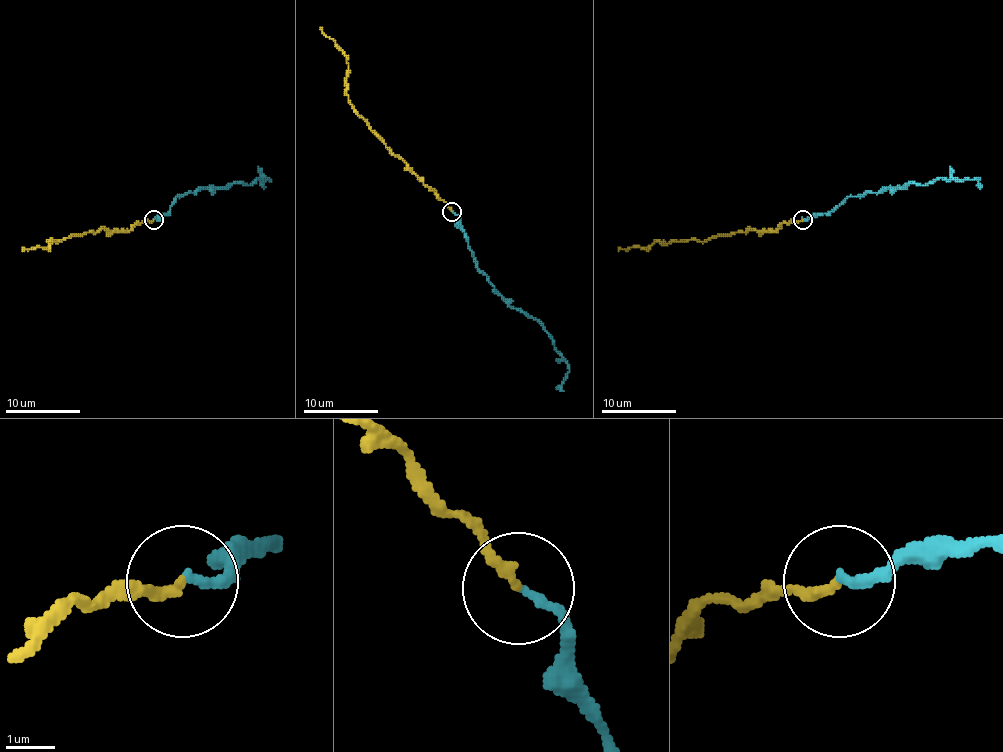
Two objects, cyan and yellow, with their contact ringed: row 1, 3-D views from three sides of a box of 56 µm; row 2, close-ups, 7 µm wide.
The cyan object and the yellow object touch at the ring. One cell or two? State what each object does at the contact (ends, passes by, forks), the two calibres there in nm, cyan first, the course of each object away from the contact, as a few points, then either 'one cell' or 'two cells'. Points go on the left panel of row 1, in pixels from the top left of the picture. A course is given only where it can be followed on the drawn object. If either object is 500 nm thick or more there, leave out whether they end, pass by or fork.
cyan ends there; yellow ends there; 160 nm thick on the cyan side, 200 nm on the other; cyan runs (153, 219), (166, 213), (177, 196), (241, 183), (251, 185), (258, 178), (271, 179), (264, 179), (264, 189); yellow runs (153, 219), (136, 223), (129, 230), (99, 228), (48, 241), (48, 245), (22, 247); one cell

